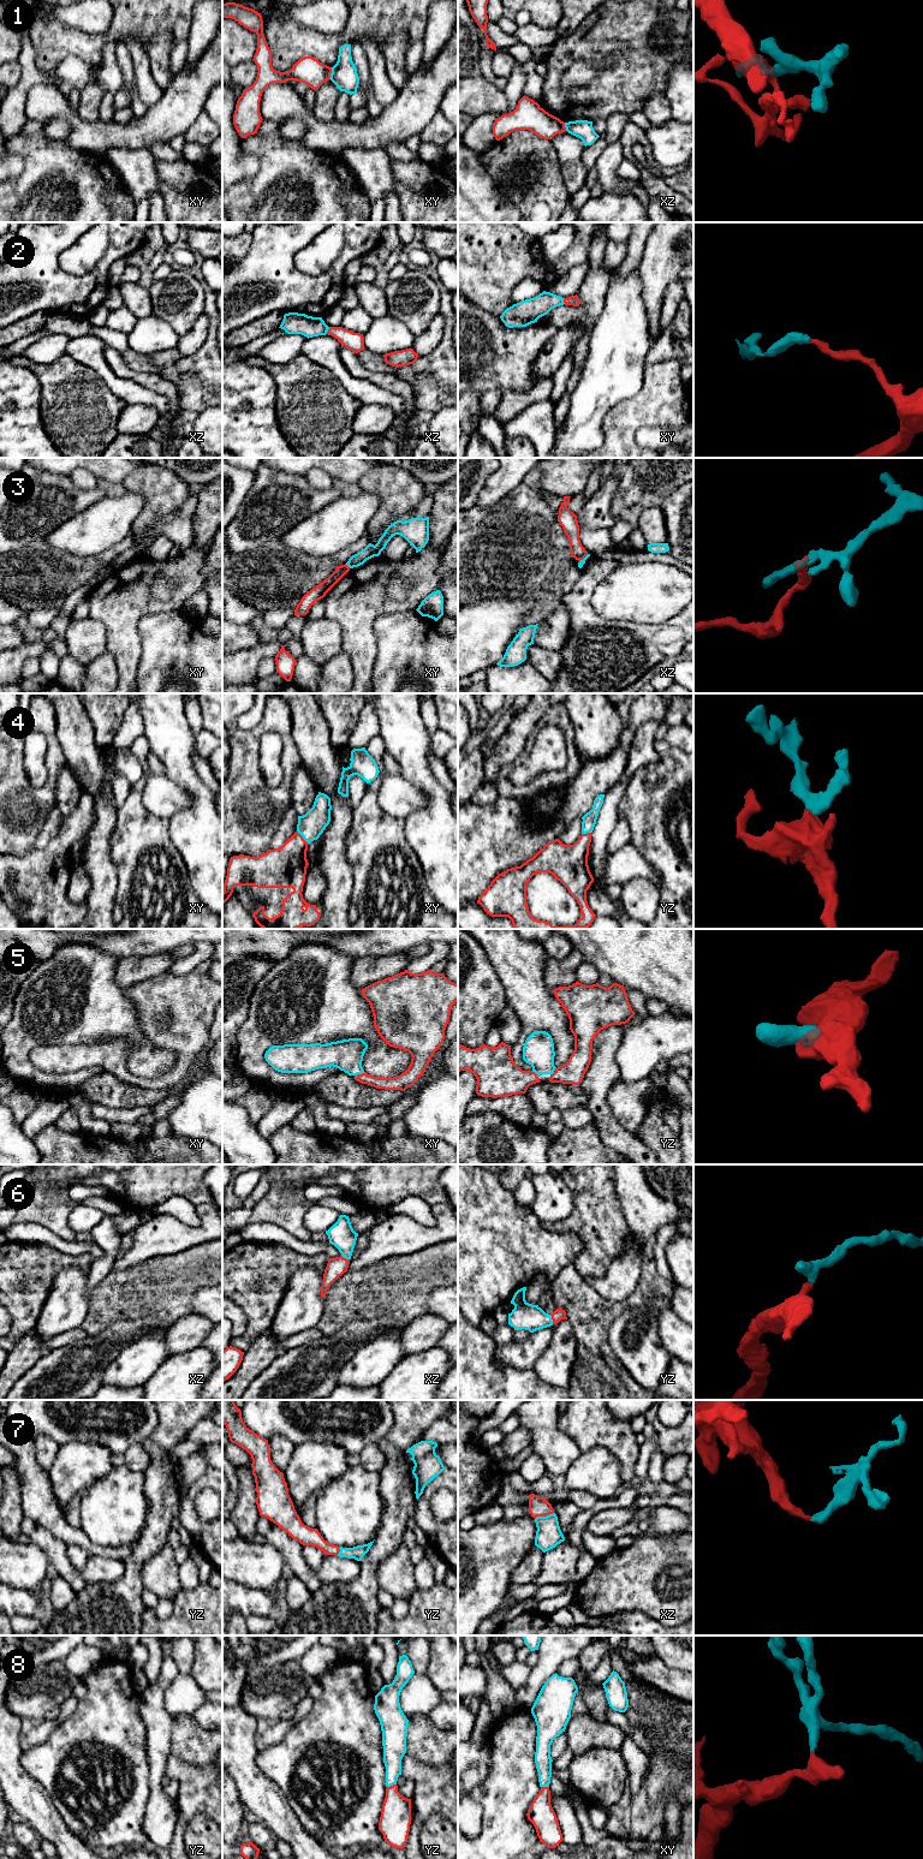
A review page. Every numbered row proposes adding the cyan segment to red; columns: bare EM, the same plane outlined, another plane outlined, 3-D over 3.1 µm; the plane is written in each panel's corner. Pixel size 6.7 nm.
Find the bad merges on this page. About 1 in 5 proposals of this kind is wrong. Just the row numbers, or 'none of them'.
1, 3

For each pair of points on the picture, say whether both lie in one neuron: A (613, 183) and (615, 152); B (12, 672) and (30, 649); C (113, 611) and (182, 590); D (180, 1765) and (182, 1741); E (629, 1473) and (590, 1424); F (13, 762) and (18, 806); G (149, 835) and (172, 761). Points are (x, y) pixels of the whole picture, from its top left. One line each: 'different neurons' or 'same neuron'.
A: same neuron
B: same neuron
C: same neuron
D: different neurons
E: same neuron
F: same neuron
G: different neurons

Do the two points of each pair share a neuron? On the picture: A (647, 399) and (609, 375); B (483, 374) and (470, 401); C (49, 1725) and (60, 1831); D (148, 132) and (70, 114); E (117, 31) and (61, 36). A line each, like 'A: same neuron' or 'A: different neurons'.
A: different neurons
B: different neurons
C: different neurons
D: same neuron
E: same neuron

